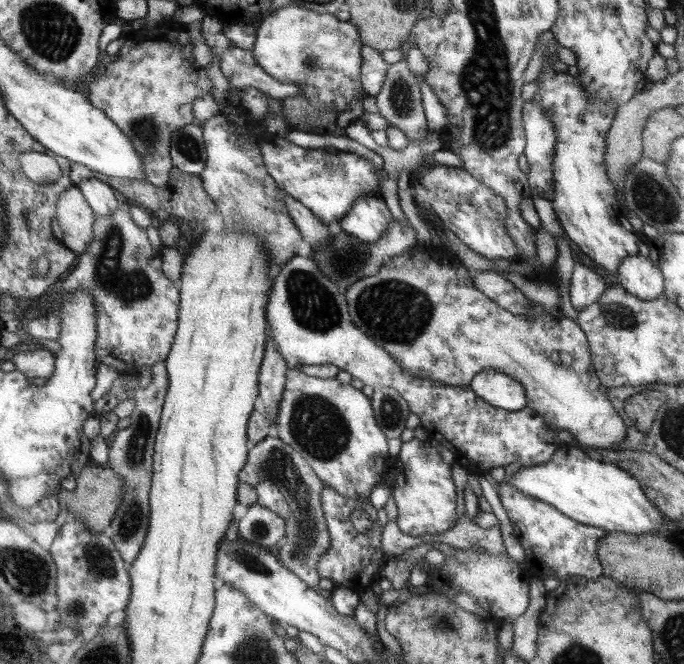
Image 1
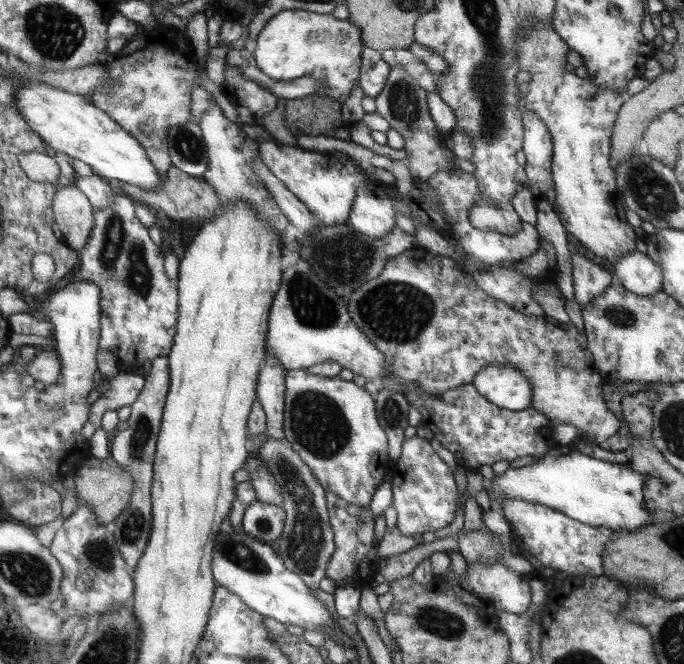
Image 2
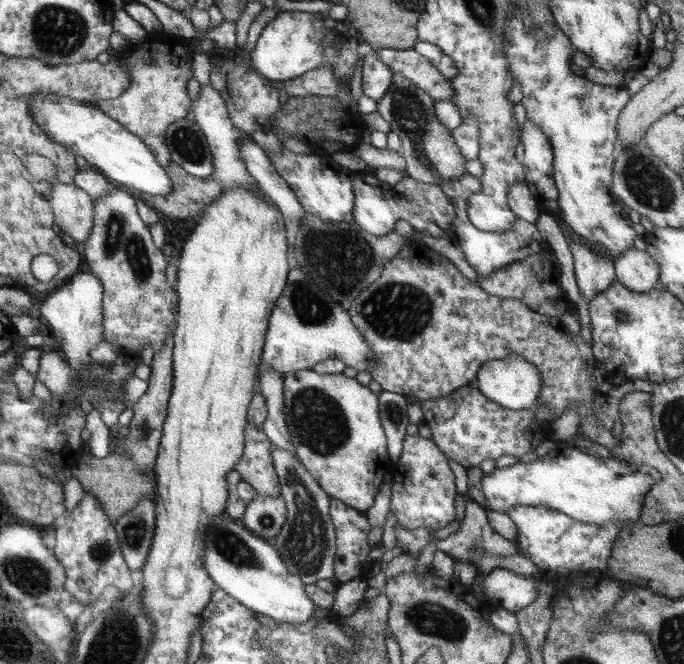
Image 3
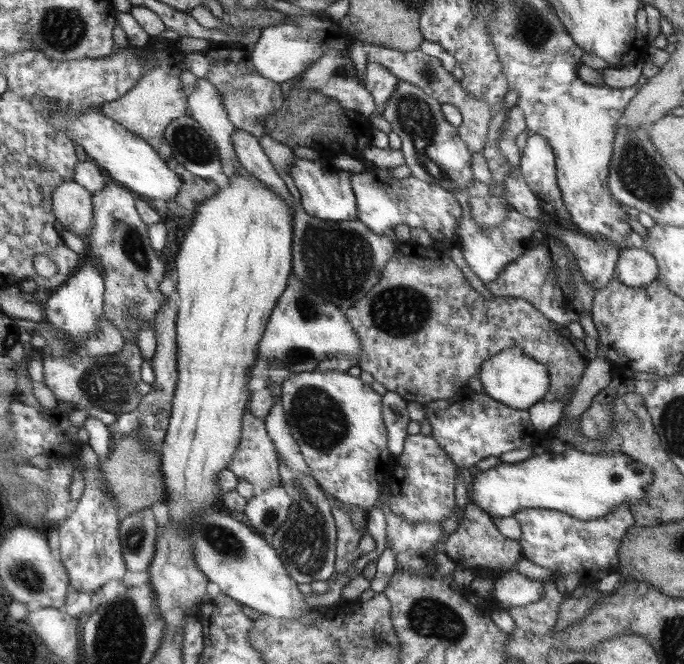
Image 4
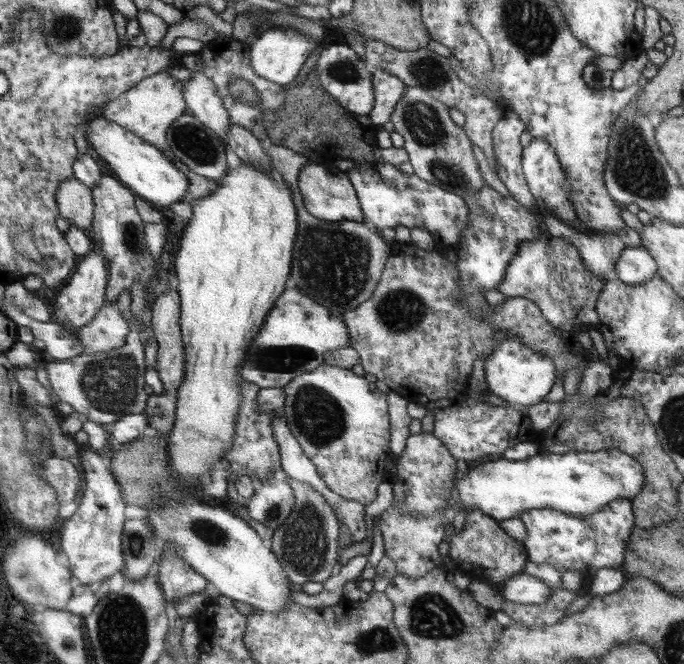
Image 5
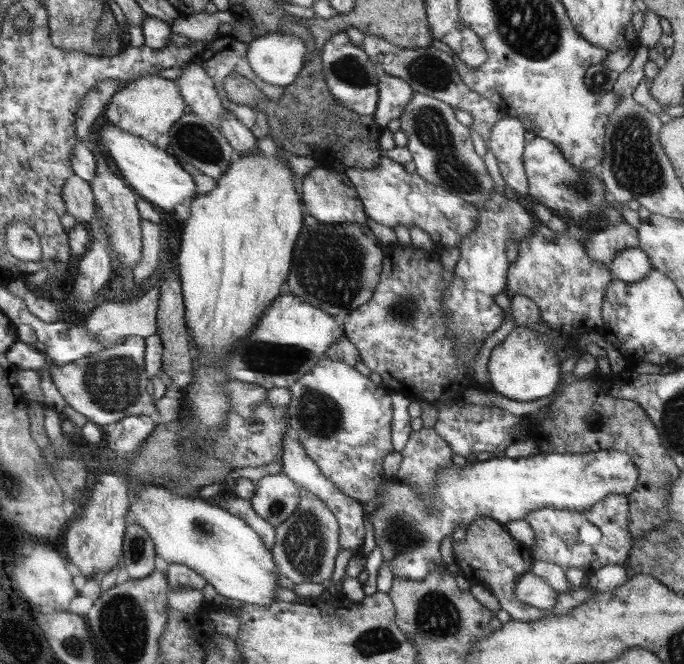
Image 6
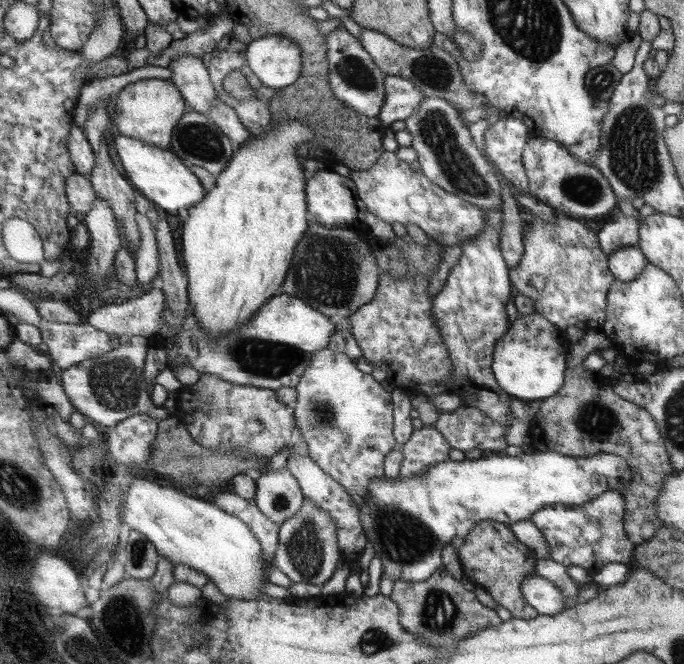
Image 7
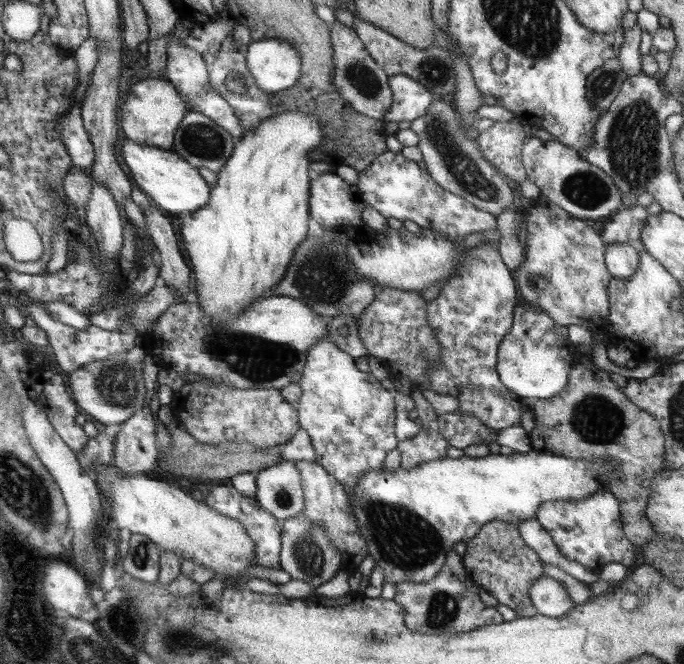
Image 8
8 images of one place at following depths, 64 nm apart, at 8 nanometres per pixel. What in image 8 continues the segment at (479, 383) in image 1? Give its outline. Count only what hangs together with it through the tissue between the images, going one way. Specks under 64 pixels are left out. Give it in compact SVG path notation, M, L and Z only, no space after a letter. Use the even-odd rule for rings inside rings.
M530 303L518 305L511 330L499 344L500 380L517 396L529 397L532 401L558 395L569 384L570 362L564 356L568 356L570 350L566 344L566 327L556 323L542 307Z

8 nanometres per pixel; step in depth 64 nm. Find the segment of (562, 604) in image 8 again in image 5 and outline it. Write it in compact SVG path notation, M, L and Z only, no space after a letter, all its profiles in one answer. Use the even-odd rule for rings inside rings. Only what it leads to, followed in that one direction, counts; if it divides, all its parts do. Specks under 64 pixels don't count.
M524 572L512 576L500 590L504 600L510 600L515 604L530 605L546 604L552 592L553 590L545 581Z

